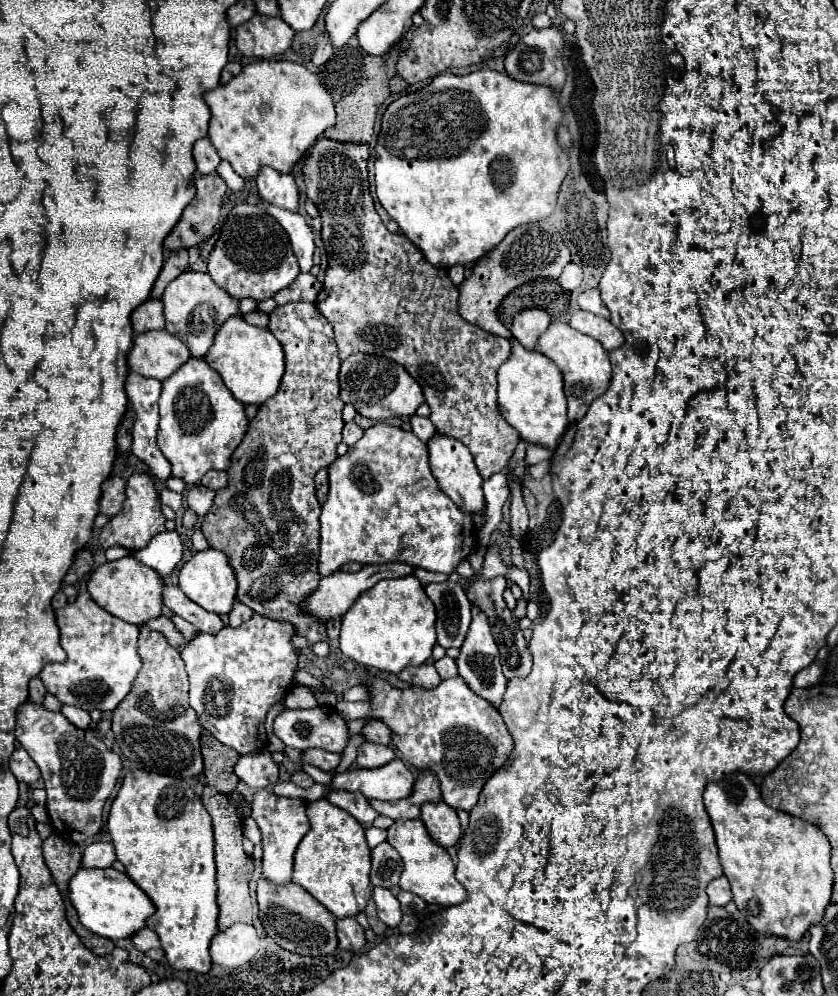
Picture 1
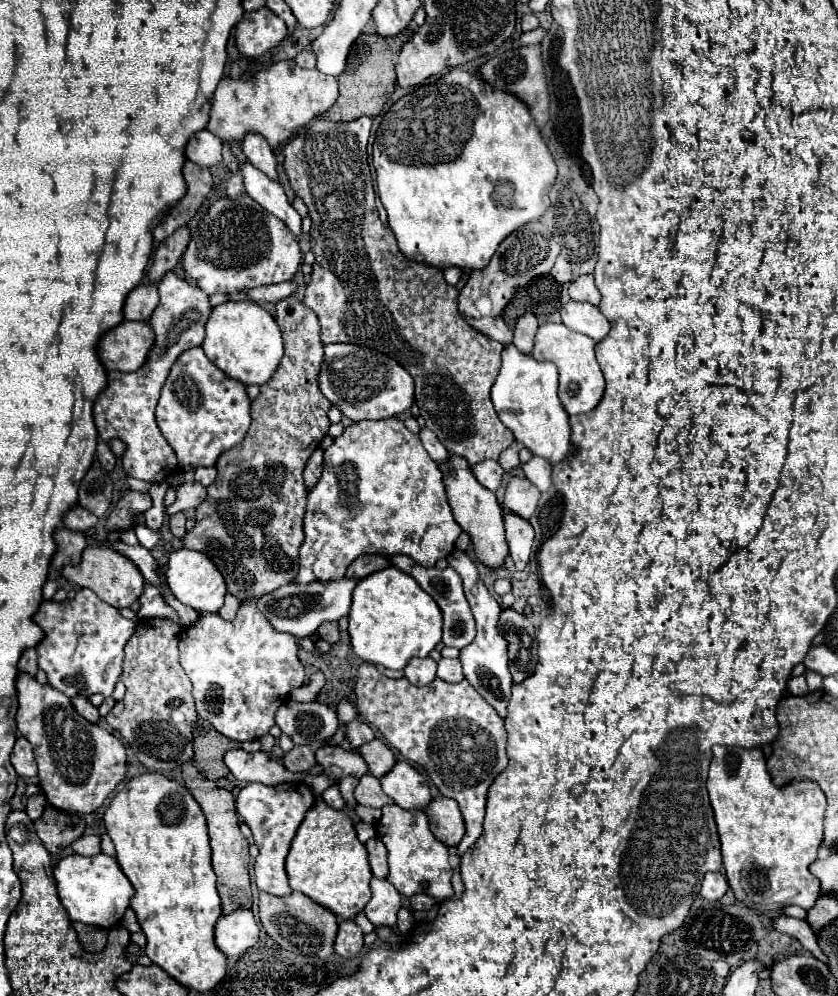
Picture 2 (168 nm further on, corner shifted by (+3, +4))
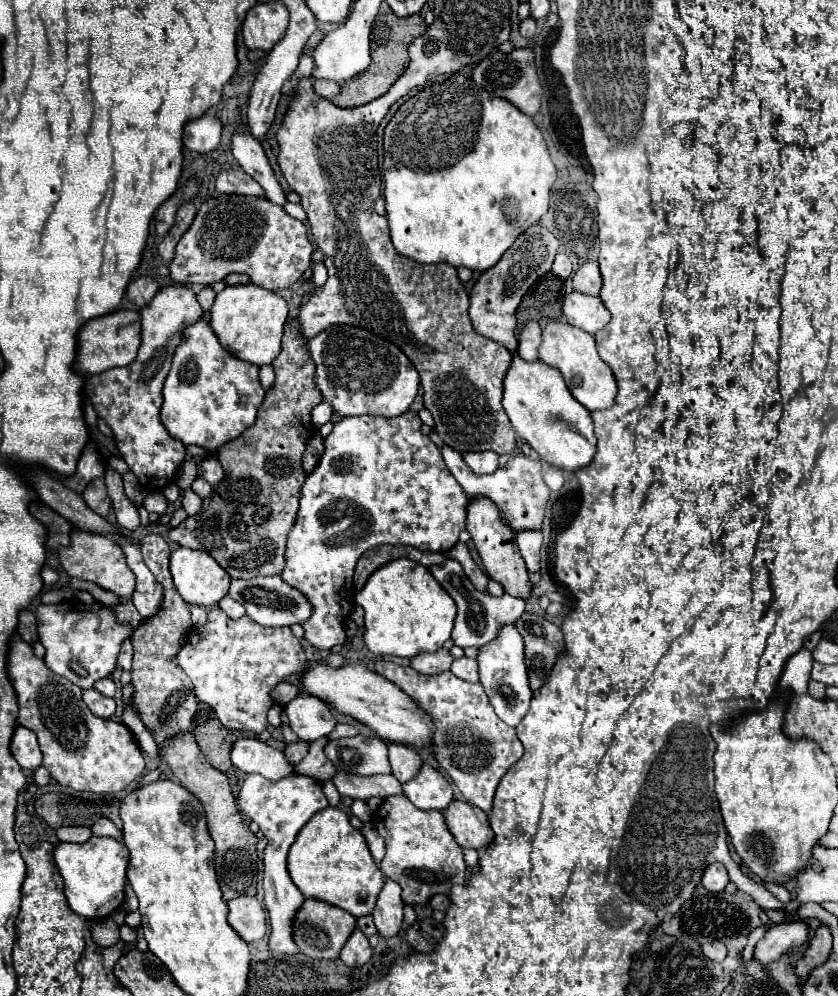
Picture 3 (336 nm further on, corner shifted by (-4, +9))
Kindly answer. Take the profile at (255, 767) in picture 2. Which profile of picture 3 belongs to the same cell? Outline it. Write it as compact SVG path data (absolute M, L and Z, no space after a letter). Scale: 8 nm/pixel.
M258 738L236 740L232 746L232 764L242 772L256 772L268 780L282 780L294 772L280 750Z

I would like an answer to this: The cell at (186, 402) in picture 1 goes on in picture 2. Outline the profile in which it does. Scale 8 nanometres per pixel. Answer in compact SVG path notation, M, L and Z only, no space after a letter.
M201 347L181 353L167 375L155 411L157 425L173 447L179 469L187 473L197 467L215 467L215 461L223 451L243 441L251 425L249 405L251 401L245 393L245 385L221 373L221 369L205 357Z

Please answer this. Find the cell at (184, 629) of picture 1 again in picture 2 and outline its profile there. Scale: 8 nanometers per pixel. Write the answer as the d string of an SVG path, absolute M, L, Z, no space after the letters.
M145 585L145 591L139 597L139 603L141 603L139 617L145 617L145 619L149 619L149 617L165 617L165 619L173 621L175 625L181 625L181 619L179 619L177 611L165 599L161 599L159 591L153 589L151 585Z

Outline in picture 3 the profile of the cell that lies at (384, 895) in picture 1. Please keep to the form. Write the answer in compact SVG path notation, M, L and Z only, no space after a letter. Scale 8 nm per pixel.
M386 880L380 896L378 896L378 902L374 906L374 924L380 932L380 936L384 938L392 938L400 932L402 928L402 910L404 910L404 902L400 898L400 892L402 888L392 882L392 880Z

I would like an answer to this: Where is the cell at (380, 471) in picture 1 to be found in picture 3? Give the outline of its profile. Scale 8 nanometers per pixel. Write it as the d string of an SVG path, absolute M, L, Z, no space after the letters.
M404 412L396 418L380 418L380 416L354 416L354 418L342 418L340 422L334 424L334 430L330 432L330 436L324 440L324 454L320 456L320 462L316 464L316 468L306 476L306 482L300 490L300 508L298 508L298 516L296 516L296 524L292 528L292 532L288 534L288 544L286 544L286 564L284 570L280 574L280 578L290 584L292 588L298 588L312 604L312 616L306 620L304 628L304 638L314 644L316 648L324 648L330 650L336 644L344 644L346 632L344 632L344 620L348 618L352 606L354 606L354 586L352 586L352 574L354 574L354 566L358 562L358 558L376 546L382 544L404 544L404 546L414 546L418 550L430 550L430 552L448 552L456 542L458 542L458 534L466 528L466 506L470 504L470 498L464 494L464 490L460 488L460 484L456 484L456 478L452 476L452 472L448 472L448 468L444 468L444 458L440 456L440 450L436 448L436 444L422 434L422 420L418 418L418 414L414 412Z

